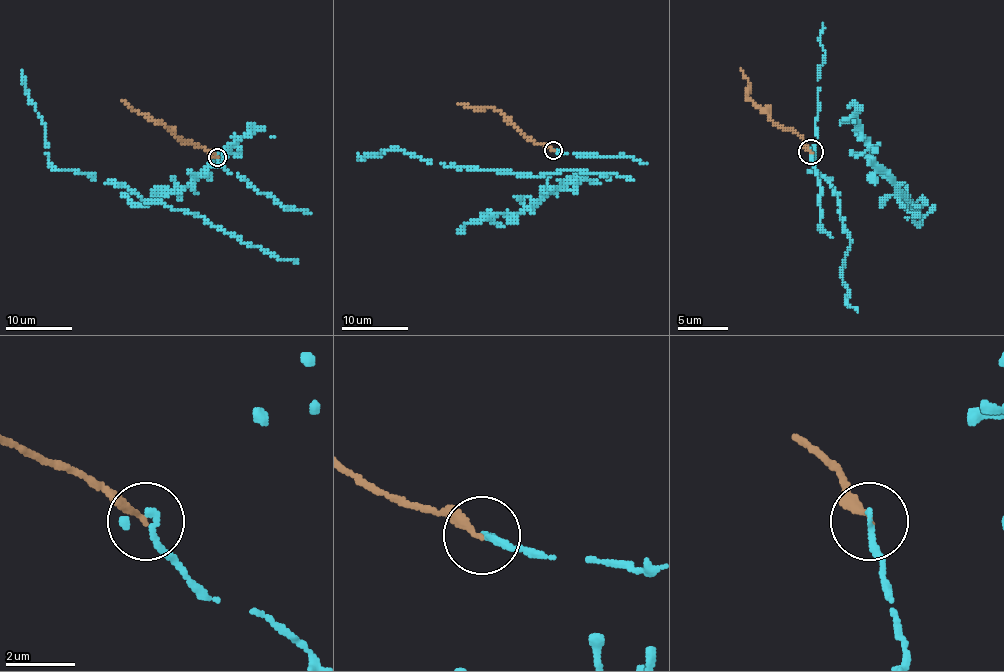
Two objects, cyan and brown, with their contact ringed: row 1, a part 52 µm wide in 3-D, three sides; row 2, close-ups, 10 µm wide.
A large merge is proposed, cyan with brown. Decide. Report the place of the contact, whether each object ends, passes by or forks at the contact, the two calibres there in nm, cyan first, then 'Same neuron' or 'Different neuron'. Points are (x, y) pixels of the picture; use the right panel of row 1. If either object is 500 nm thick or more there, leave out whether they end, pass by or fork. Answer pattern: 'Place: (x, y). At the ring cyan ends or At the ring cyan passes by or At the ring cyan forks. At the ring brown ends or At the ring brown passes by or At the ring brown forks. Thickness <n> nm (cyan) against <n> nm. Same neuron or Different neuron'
Place: (811, 152). At the ring cyan ends. At the ring brown ends. Thickness 150 nm (cyan) against 200 nm. Same neuron

